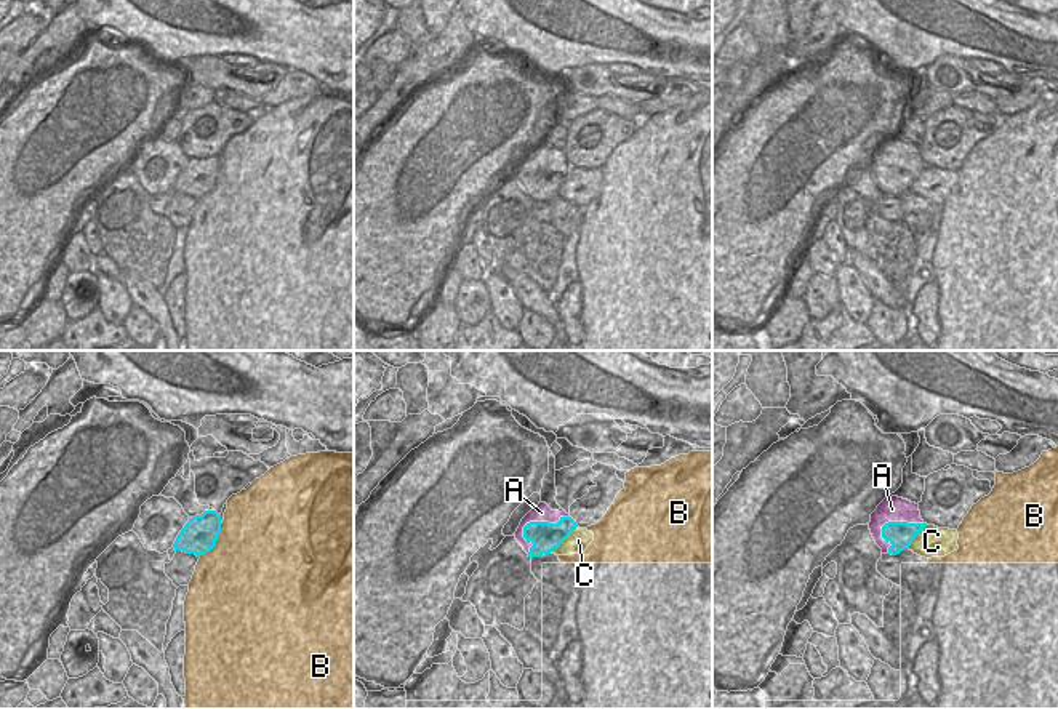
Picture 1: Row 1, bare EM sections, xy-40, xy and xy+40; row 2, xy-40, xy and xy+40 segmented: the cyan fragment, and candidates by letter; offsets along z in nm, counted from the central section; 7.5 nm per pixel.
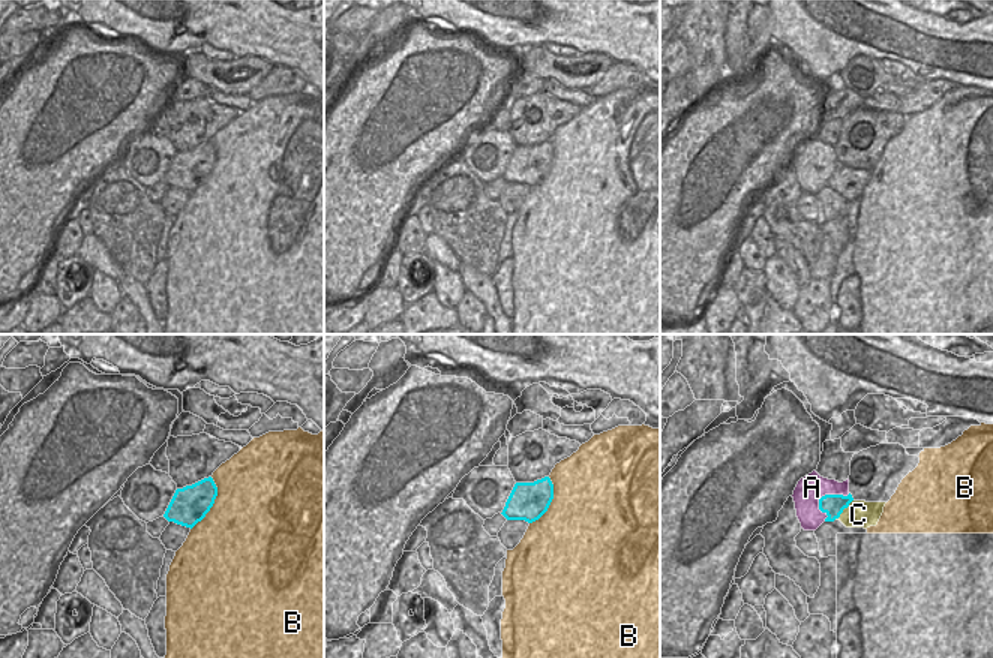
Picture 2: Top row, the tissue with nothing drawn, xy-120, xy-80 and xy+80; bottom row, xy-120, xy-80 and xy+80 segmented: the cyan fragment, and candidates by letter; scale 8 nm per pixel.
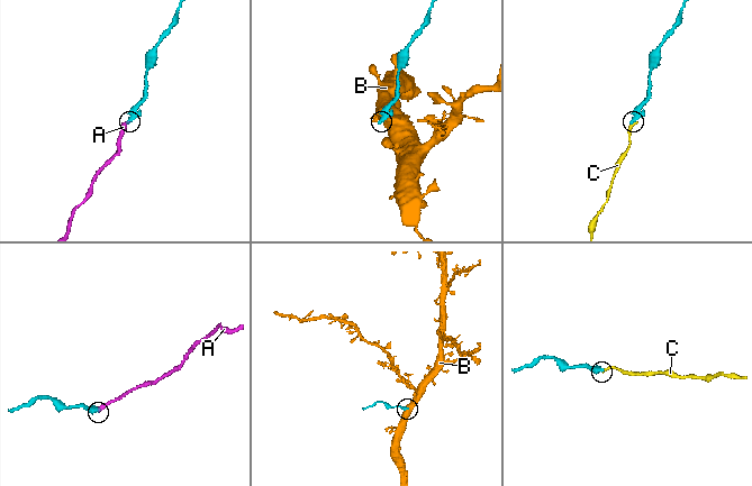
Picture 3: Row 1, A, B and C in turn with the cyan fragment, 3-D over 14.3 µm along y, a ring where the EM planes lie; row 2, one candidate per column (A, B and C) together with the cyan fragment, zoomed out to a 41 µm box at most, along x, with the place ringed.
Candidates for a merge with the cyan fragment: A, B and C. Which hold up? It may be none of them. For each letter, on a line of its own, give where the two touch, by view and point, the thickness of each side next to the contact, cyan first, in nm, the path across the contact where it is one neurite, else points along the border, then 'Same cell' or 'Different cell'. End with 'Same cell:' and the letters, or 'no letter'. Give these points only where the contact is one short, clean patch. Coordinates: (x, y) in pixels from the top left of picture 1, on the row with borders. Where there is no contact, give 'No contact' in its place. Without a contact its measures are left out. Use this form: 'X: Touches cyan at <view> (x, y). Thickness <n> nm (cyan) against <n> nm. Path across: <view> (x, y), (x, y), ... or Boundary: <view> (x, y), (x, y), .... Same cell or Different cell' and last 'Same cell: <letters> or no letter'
A: Touches cyan at xy (533, 522). Thickness 220 nm (cyan) against 140 nm. Different cell
B: Touches cyan at xy-40 (215, 543). Thickness 260 nm (cyan) against 480 nm. Different cell
C: Touches cyan at xy (564, 540). Thickness 220 nm (cyan) against 160 nm. Same cell
Same cell: C.

